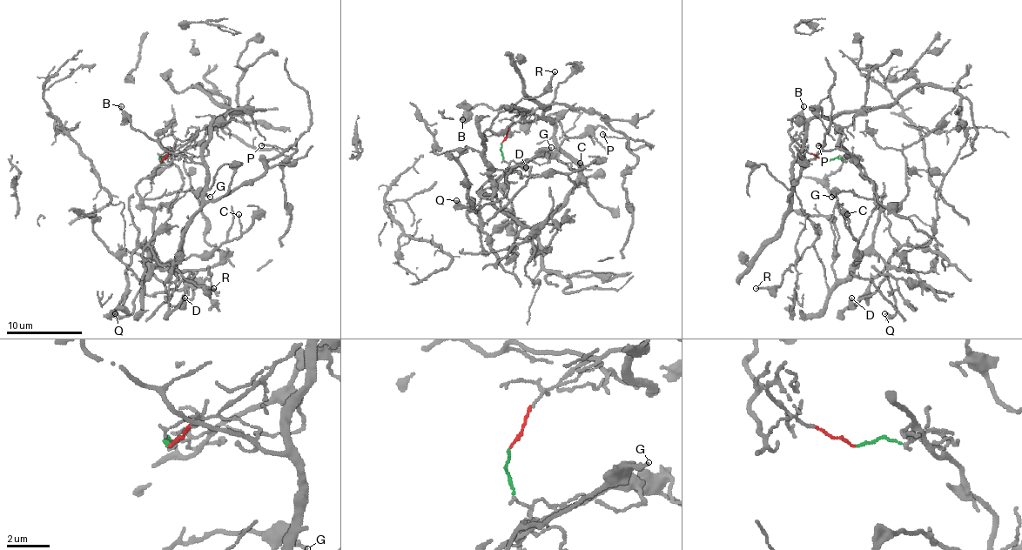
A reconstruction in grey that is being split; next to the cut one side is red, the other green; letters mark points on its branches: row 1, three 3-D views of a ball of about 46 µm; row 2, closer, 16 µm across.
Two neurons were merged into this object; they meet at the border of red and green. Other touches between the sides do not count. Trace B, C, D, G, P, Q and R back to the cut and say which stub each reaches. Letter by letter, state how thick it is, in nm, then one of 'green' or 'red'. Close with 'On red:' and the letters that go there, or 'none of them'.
B: calibre 150 nm; red
C: calibre 120 nm; green
D: calibre 420 nm; green
G: calibre 200 nm; green
P: calibre 120 nm; red
Q: calibre 200 nm; green
R: calibre 150 nm; green
On red: B, P

